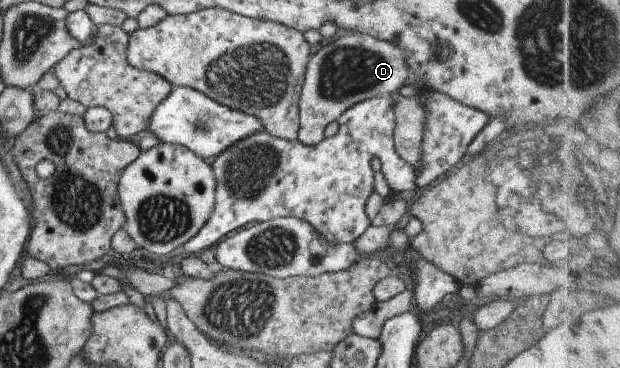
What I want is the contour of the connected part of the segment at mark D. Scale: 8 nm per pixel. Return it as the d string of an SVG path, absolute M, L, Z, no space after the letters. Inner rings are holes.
M360 32L344 34L334 39L336 40L314 52L306 64L304 84L298 100L297 131L298 142L306 146L318 145L326 126L338 121L338 118L354 104L397 92L400 86L415 80L408 64L404 62L402 50L396 44Z

